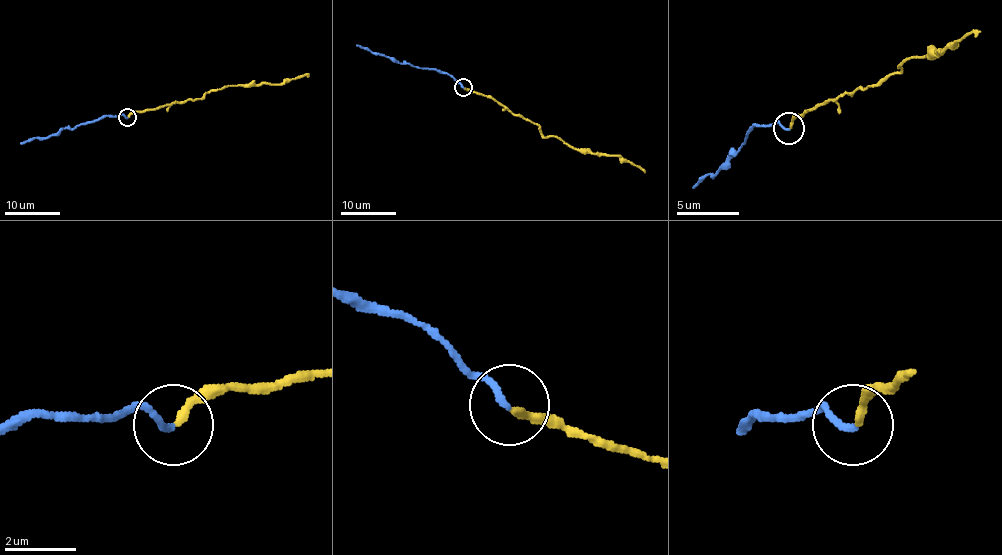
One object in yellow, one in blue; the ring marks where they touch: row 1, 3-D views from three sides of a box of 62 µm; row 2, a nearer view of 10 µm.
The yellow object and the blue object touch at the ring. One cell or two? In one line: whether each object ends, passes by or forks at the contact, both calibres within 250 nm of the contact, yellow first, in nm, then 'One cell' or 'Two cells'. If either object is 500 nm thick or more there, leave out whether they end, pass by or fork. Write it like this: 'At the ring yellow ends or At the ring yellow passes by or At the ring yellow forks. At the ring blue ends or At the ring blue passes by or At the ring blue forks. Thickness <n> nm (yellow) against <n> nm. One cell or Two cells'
At the ring yellow ends. At the ring blue ends. Thickness 200 nm (yellow) against 190 nm. Two cells

